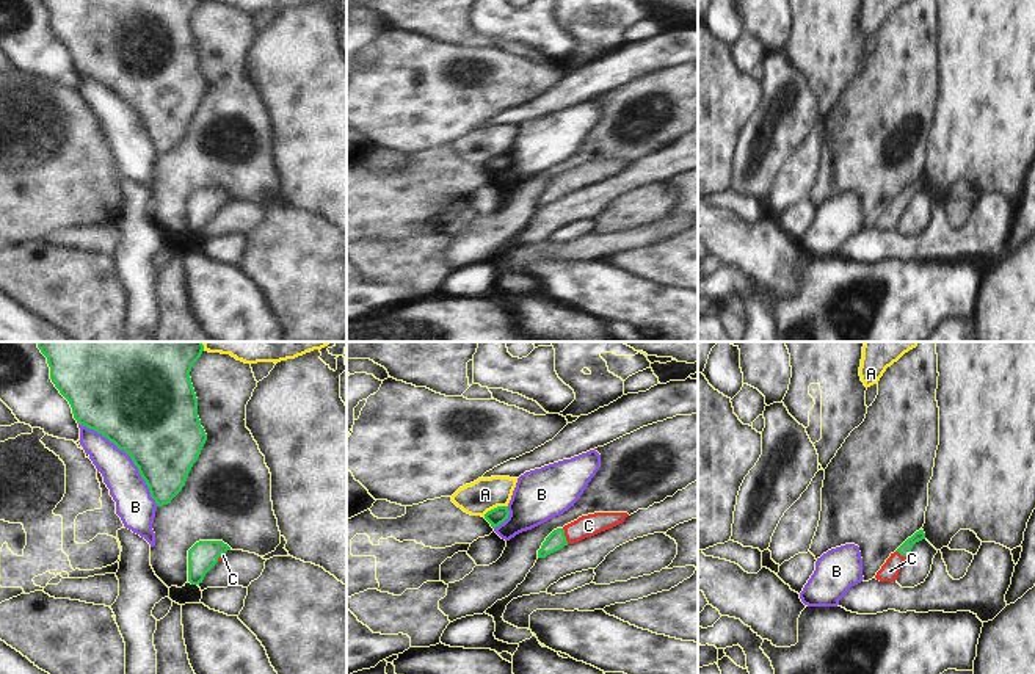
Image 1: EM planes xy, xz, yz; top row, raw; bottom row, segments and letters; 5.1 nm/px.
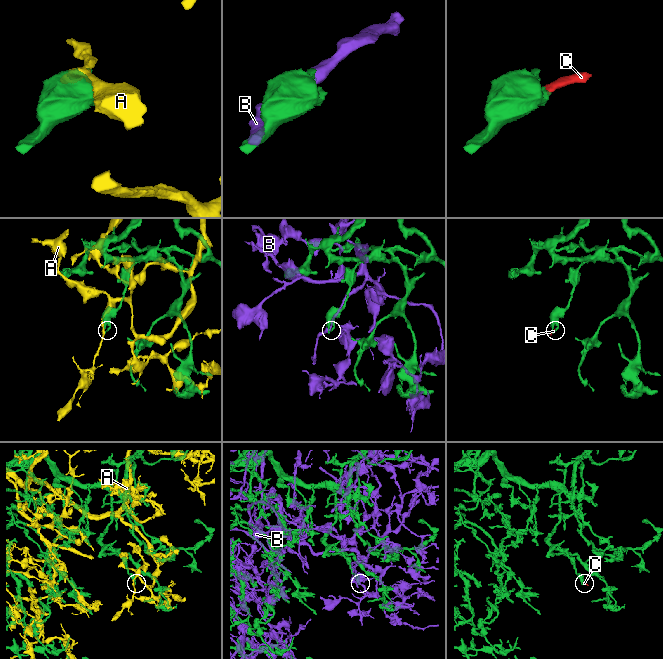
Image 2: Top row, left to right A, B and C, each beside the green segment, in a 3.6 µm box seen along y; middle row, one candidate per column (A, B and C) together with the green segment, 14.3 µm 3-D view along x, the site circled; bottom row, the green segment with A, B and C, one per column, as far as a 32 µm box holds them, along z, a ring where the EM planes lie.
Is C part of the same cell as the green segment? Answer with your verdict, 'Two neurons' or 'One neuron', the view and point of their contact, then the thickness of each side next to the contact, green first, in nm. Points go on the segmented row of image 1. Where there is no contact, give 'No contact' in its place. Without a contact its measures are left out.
One neuron. Touches green at xz (565, 536). Thickness 90 nm (green) against 110 nm.

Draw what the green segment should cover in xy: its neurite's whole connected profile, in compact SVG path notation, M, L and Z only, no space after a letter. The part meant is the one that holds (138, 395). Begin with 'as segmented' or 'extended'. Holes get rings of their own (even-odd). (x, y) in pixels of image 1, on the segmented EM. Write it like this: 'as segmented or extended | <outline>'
as segmented | M38 342L38 348L47 357L50 379L69 401L77 423L97 431L132 458L157 506L171 503L207 440L190 378L204 351L202 342Z

